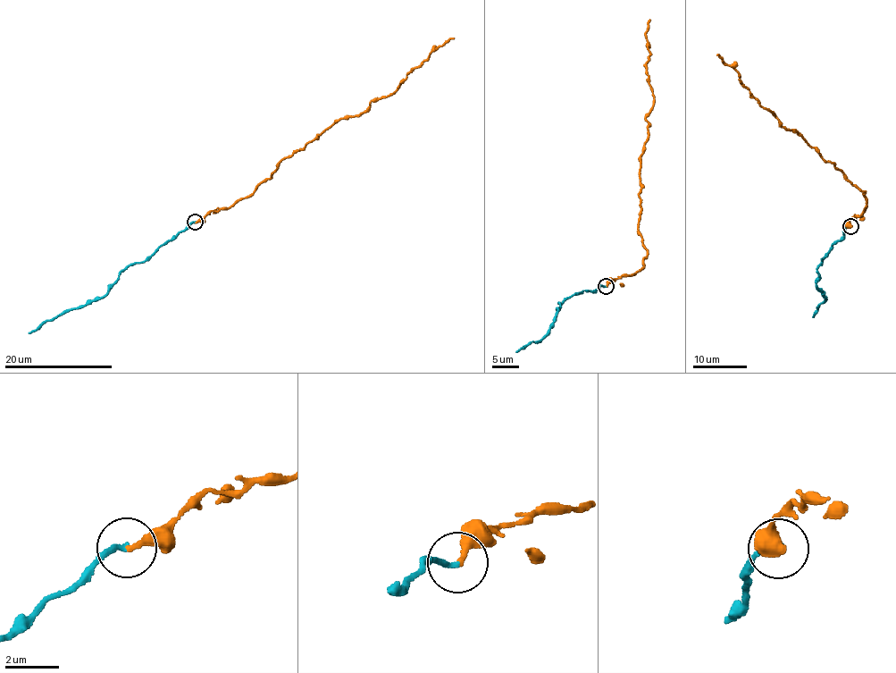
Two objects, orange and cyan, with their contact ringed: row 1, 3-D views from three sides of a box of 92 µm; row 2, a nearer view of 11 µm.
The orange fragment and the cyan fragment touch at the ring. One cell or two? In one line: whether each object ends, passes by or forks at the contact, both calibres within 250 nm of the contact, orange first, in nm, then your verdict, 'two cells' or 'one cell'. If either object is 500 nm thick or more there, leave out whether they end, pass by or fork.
orange ends | cyan ends | 240/200 nm | one cell

